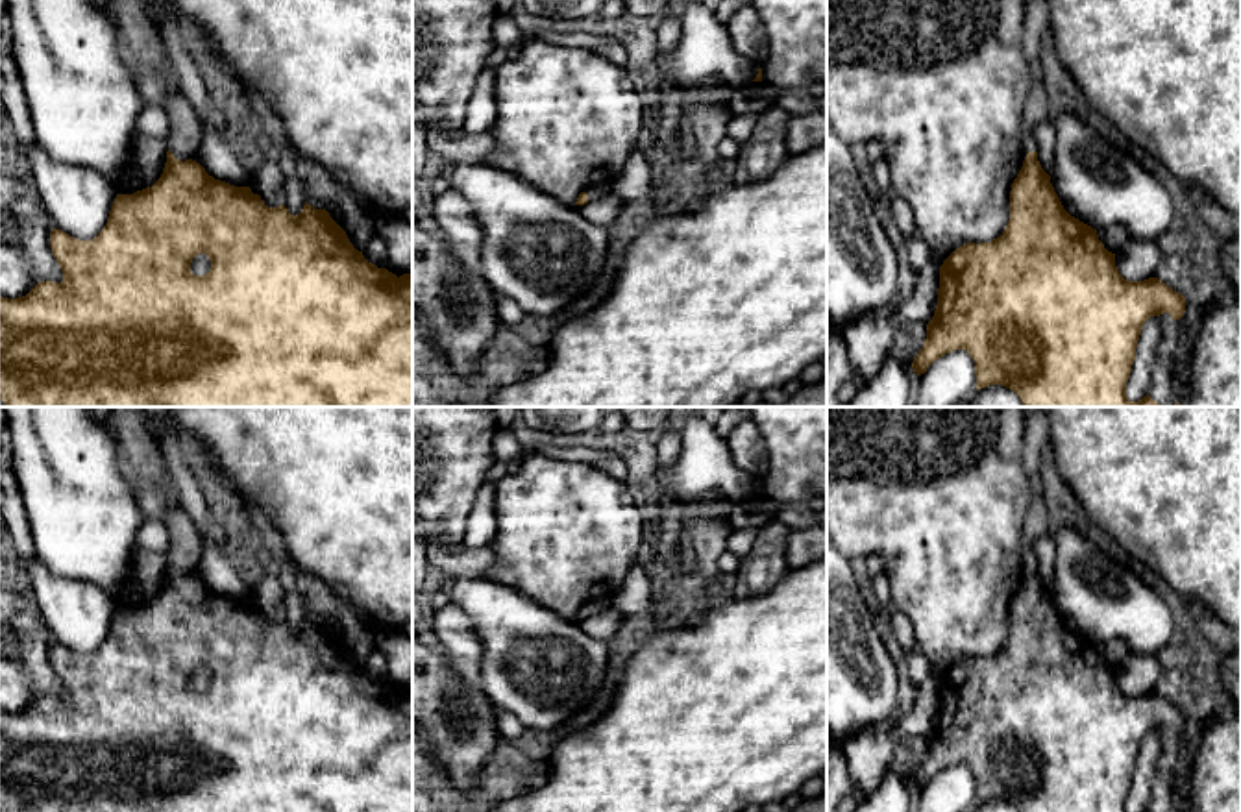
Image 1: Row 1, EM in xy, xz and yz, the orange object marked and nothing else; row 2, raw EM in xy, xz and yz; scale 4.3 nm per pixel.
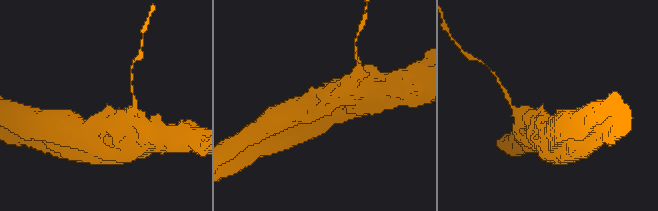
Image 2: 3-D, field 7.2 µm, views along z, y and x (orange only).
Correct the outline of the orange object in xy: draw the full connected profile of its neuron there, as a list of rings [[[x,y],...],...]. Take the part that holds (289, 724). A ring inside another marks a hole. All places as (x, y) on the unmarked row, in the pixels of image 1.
[[[168,564],[161,592],[152,601],[133,609],[117,609],[107,638],[94,653],[80,655],[54,642],[50,662],[63,686],[61,697],[41,695],[26,710],[15,714],[0,710],[0,812],[412,812],[412,690],[403,688],[398,692],[387,683],[368,677],[326,623],[314,623],[305,616],[301,627],[294,631],[283,618],[279,621],[266,621],[261,610],[253,609],[250,601],[235,601],[215,594],[200,577],[192,573],[179,575]],[[200,668],[211,673],[211,684],[205,690],[190,686],[190,677]]]

